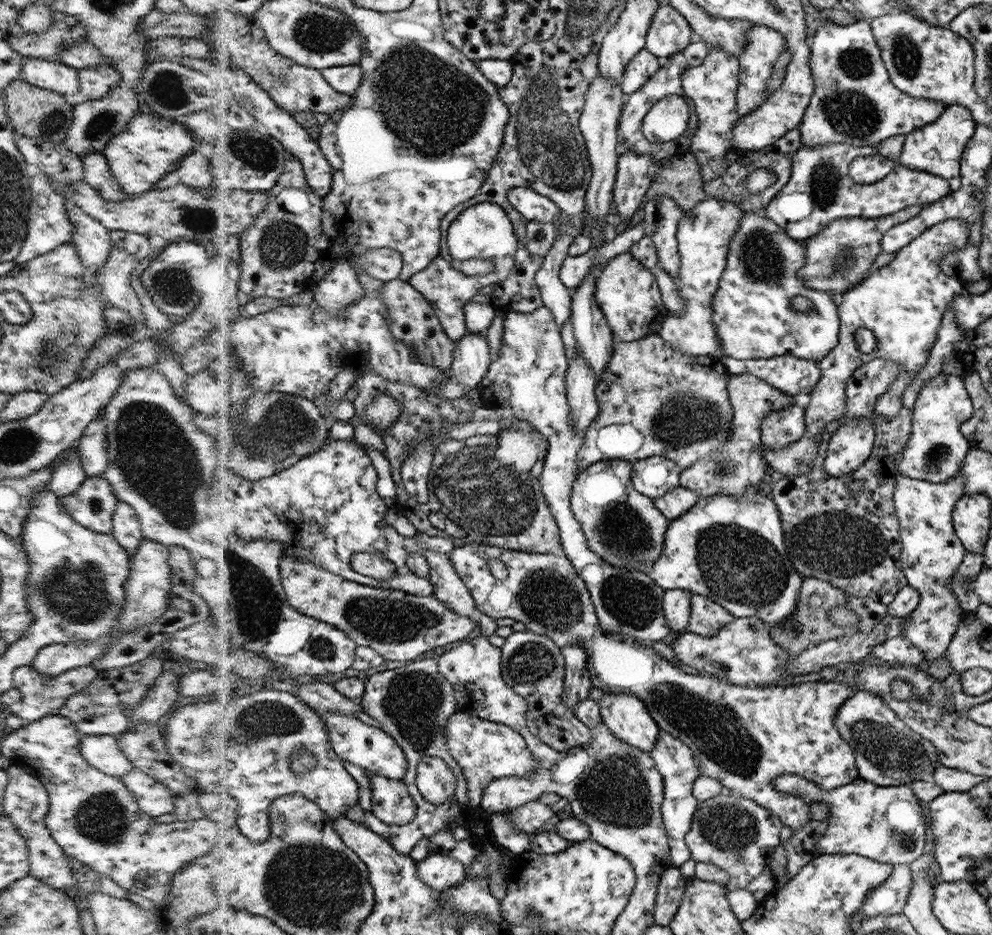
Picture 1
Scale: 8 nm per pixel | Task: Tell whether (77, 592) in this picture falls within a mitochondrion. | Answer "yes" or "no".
yes

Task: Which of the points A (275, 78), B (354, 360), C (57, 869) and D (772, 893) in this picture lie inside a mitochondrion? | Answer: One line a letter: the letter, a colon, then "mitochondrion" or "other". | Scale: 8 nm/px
A: mitochondrion
B: other
C: other
D: other

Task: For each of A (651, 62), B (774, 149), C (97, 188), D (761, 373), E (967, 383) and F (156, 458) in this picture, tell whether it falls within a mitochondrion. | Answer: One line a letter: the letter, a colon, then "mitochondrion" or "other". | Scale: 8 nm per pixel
A: other
B: other
C: other
D: other
E: other
F: mitochondrion

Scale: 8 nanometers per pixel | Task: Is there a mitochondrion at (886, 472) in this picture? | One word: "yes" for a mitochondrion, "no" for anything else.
no

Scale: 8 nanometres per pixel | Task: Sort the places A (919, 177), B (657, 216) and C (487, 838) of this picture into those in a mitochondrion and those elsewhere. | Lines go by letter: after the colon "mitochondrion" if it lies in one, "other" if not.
A: other
B: other
C: other

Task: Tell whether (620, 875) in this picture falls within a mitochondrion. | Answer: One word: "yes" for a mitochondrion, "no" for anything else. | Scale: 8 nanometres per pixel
no

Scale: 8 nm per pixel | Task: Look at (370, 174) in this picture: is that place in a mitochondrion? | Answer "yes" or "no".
no

